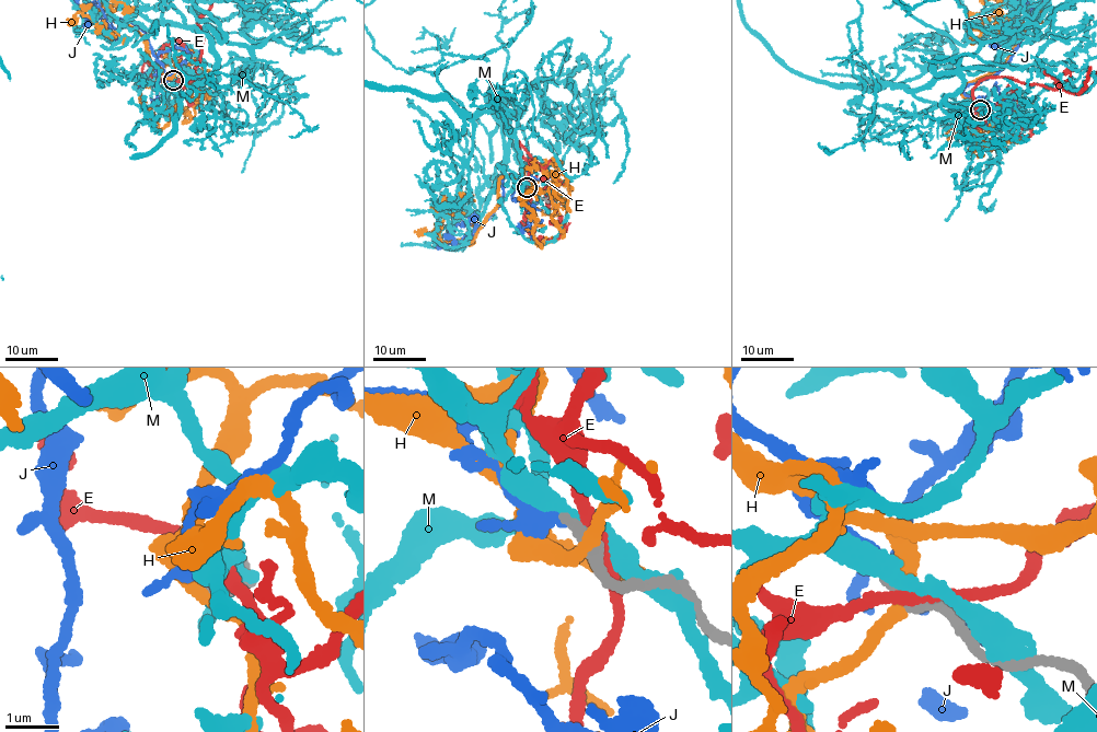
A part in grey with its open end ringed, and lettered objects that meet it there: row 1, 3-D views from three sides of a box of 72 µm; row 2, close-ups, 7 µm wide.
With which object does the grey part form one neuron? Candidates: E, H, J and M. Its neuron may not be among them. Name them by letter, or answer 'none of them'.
J

